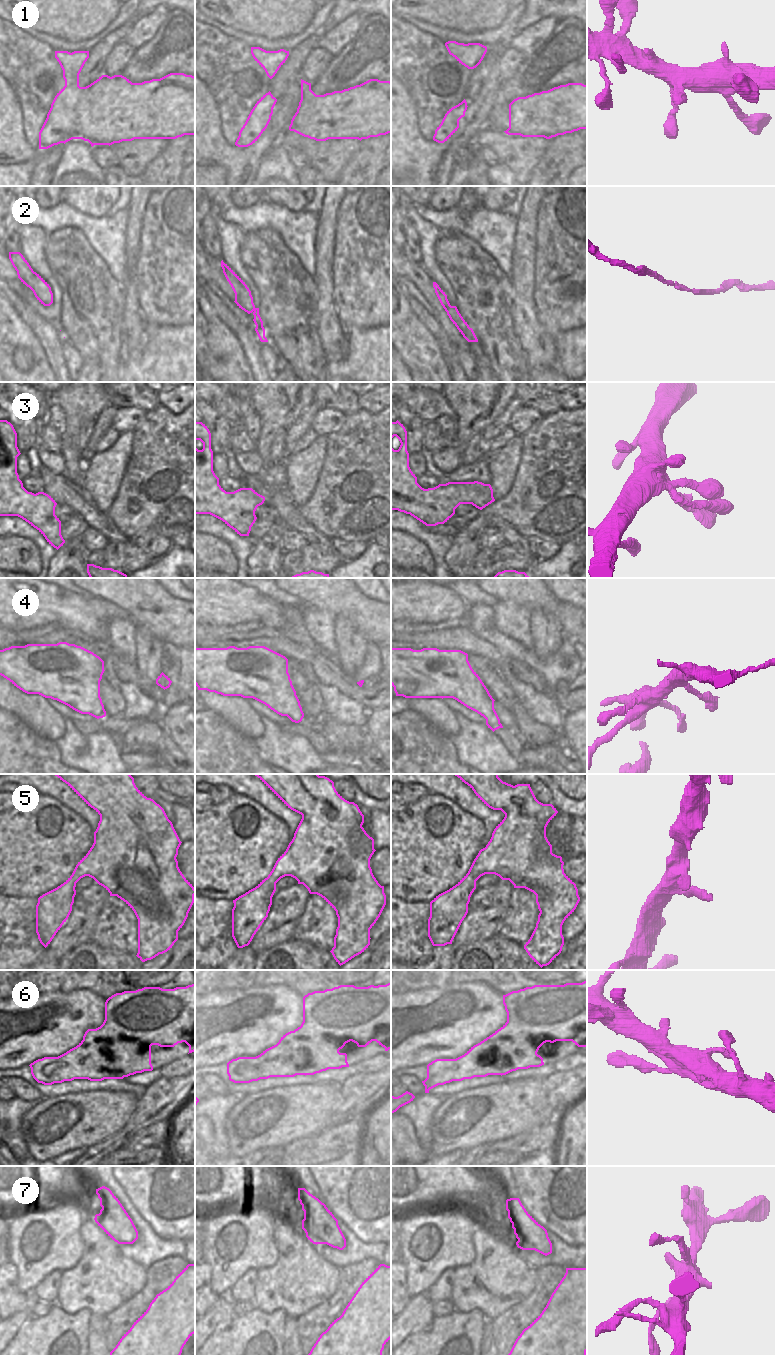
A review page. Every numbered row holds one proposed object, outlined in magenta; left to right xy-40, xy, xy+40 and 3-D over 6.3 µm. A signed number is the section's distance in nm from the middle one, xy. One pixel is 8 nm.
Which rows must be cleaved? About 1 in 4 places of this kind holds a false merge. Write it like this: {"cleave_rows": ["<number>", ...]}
{"cleave_rows": []}

